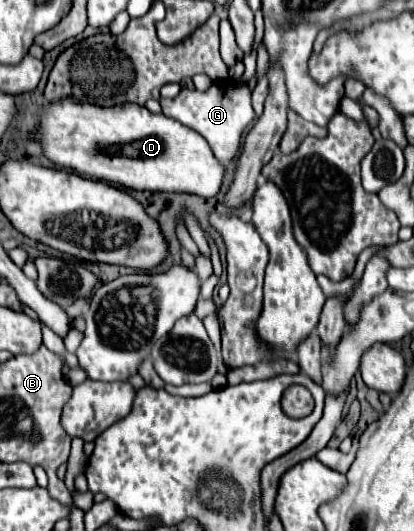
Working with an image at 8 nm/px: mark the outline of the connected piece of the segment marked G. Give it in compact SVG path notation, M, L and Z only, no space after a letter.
M225 80L221 84L213 82L213 86L207 92L181 88L181 92L175 98L159 98L159 104L167 118L173 118L173 120L185 124L187 128L195 130L197 134L201 134L207 140L207 144L211 146L213 156L219 162L227 164L227 162L235 160L235 156L241 148L243 134L255 120L249 96L251 96L251 92L247 86L239 86L239 84L233 84L233 80Z

